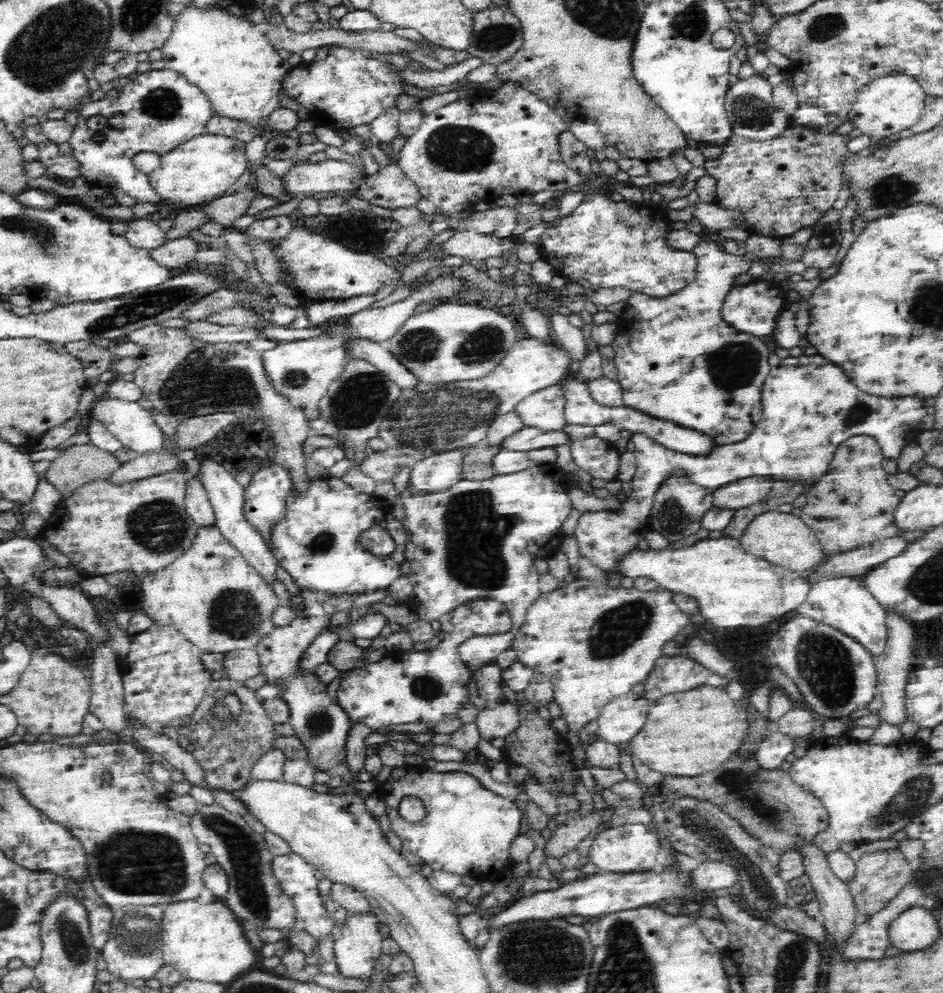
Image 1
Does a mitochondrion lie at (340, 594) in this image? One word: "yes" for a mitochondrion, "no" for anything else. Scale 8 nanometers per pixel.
no

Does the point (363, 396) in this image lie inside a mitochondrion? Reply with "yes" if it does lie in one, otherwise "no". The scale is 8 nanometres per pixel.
yes

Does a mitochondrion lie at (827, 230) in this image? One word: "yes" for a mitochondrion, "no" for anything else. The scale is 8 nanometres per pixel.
yes

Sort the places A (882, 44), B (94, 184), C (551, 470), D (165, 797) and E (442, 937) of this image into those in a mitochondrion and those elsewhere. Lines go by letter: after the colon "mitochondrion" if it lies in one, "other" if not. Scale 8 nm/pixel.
A: other
B: other
C: other
D: other
E: other

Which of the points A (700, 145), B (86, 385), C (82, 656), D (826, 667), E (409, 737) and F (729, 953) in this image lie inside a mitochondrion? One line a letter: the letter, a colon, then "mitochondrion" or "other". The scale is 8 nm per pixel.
A: other
B: other
C: other
D: mitochondrion
E: other
F: other

